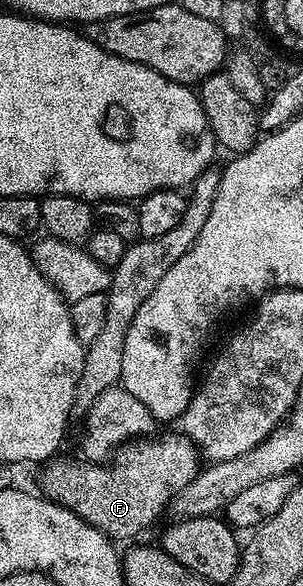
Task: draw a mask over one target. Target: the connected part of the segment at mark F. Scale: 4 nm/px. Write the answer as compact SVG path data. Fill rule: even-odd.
M181 433L154 438L142 437L125 444L117 452L118 463L109 465L55 457L41 468L41 494L61 507L69 507L109 539L134 539L157 521L158 514L169 508L180 489L192 482L200 470L200 452L191 439Z

